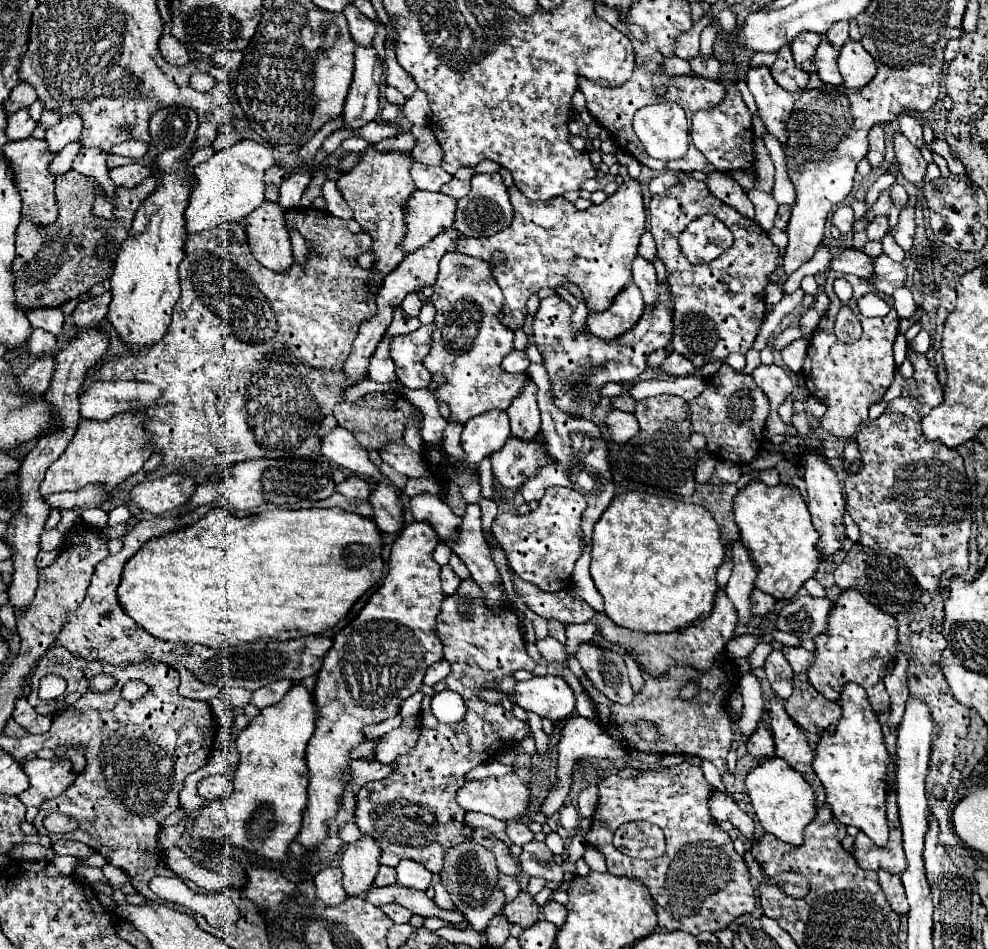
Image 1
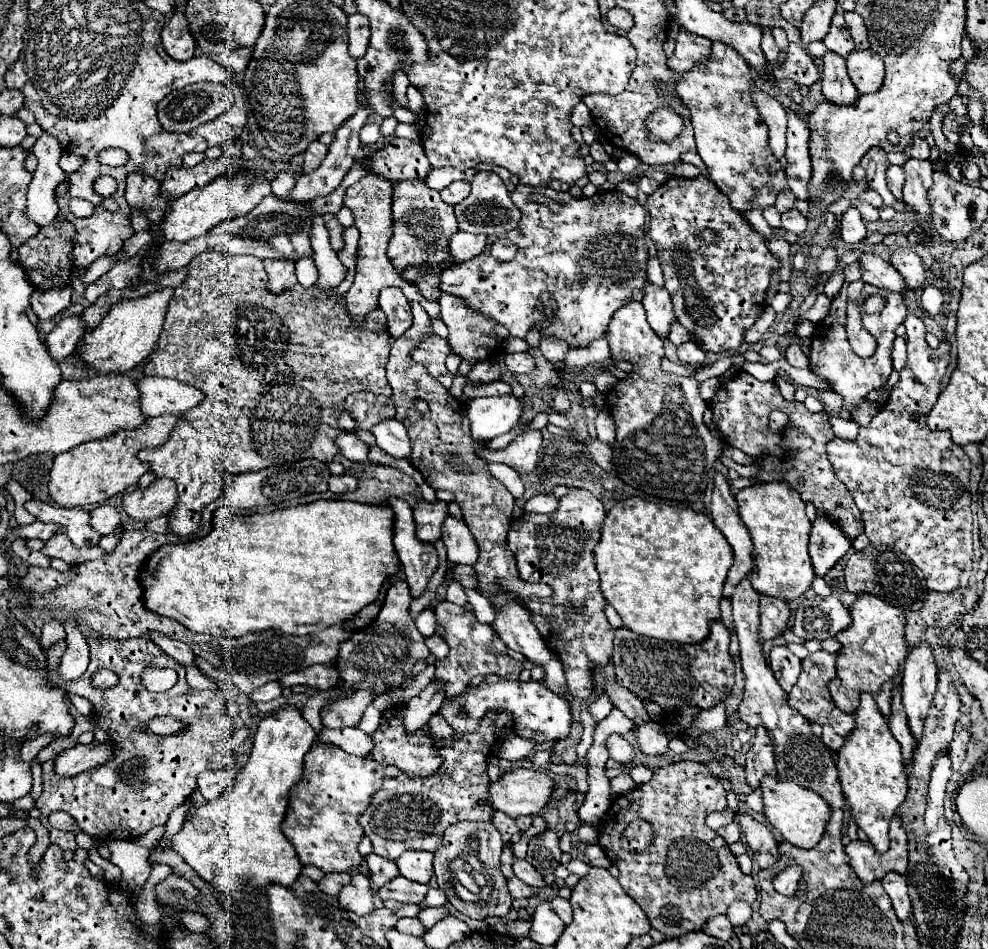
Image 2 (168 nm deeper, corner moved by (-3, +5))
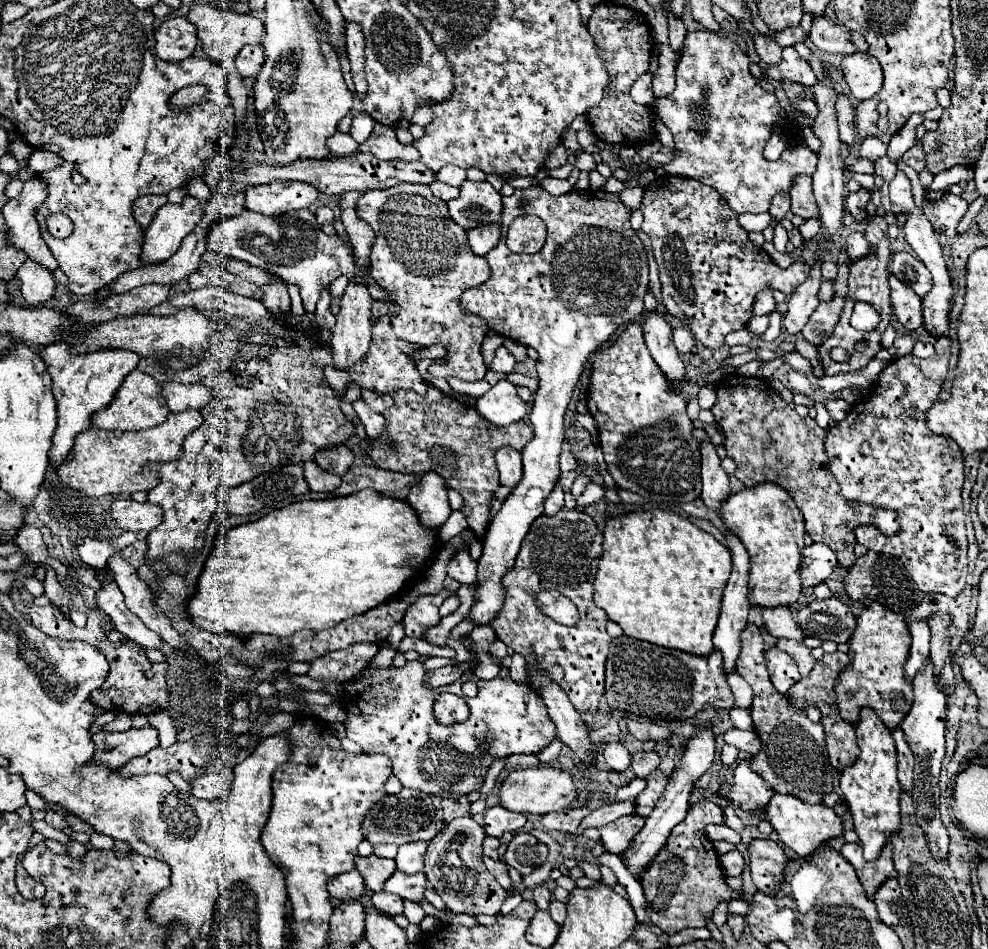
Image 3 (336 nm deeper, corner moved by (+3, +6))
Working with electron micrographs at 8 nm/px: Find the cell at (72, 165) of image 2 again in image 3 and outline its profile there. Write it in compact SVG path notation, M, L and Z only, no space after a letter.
M36 150L30 156L30 172L46 172L52 168L58 168L62 164L62 156L46 150Z

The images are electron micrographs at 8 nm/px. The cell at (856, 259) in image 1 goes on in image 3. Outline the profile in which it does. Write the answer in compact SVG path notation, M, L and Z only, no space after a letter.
M888 276L890 282L890 298L892 298L892 308L898 320L908 328L916 330L922 326L922 300L912 292L910 286L902 284L896 276Z

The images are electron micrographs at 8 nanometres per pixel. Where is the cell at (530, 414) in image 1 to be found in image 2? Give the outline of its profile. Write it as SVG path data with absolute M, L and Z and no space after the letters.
M526 429L508 447L498 449L498 451L486 449L480 455L488 463L504 463L504 465L512 467L514 471L518 471L520 475L526 475L536 469L538 451L542 449L542 443L544 443L544 439L542 439L540 431Z

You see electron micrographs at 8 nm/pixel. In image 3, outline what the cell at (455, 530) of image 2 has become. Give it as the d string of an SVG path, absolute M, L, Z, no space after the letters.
M468 548L456 550L456 554L448 560L448 576L458 580L460 584L472 584L478 574L478 562L472 560Z

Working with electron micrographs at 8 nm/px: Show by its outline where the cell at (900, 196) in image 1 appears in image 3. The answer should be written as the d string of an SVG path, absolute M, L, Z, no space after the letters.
M880 158L880 160L874 164L874 168L876 168L876 176L884 178L884 182L890 182L890 180L896 176L896 172L898 172L896 164L890 162L888 158Z

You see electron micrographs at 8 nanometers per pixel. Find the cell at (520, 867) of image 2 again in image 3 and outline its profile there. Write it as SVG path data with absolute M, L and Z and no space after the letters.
M536 886L534 888L534 902L538 904L538 908L548 910L548 902L550 902L550 890L544 886Z

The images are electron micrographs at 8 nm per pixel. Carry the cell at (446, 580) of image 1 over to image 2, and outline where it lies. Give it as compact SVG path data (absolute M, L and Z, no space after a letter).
M452 581L450 583L448 593L446 593L446 601L452 601L454 605L466 605L468 603L468 599L464 595L464 587L458 581Z

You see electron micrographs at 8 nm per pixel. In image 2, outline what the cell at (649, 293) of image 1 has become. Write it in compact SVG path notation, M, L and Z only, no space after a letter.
M646 283L642 305L644 305L644 309L646 309L648 323L650 323L652 331L654 331L660 339L668 337L668 335L670 335L670 325L676 321L668 291L666 291L666 289L660 289L660 287L654 287L652 283Z

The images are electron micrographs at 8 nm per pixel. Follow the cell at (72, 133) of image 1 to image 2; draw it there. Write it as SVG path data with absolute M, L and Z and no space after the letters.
M42 135L32 153L38 157L38 167L28 185L26 195L26 217L34 221L38 227L46 227L58 215L56 205L56 187L64 183L66 175L58 167L58 159L62 155L60 143L52 135Z

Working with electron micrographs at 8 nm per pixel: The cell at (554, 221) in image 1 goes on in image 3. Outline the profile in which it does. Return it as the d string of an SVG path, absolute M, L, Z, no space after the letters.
M530 186L524 190L514 190L512 196L504 198L504 214L516 218L520 214L536 214L544 220L548 238L540 252L536 254L514 254L506 246L506 234L502 234L498 246L494 246L484 258L490 264L490 278L462 294L460 308L468 314L480 316L488 328L504 338L518 340L526 346L538 350L538 392L534 396L534 408L530 422L534 426L534 438L522 450L524 476L510 496L502 502L502 508L492 518L490 528L484 536L484 550L478 560L478 600L472 618L476 624L490 624L494 614L502 608L502 572L514 564L514 556L520 550L530 524L538 514L544 512L544 500L554 490L560 476L560 444L564 440L564 414L570 404L572 392L580 380L584 364L620 326L636 320L644 308L644 294L648 292L648 260L642 240L630 226L632 210L620 200L620 194L606 190L572 190L562 196L552 196L540 186Z

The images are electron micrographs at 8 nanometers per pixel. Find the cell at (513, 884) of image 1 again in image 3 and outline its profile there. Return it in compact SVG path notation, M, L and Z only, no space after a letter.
M486 836L486 840L484 840L484 856L494 858L494 860L496 860L496 858L500 860L498 848L500 848L500 840L498 840L498 838L490 838L490 836Z

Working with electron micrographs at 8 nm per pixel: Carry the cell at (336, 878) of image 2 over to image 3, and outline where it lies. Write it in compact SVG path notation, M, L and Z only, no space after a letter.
M358 870L338 874L328 882L328 892L334 898L360 898L364 894L364 880Z

